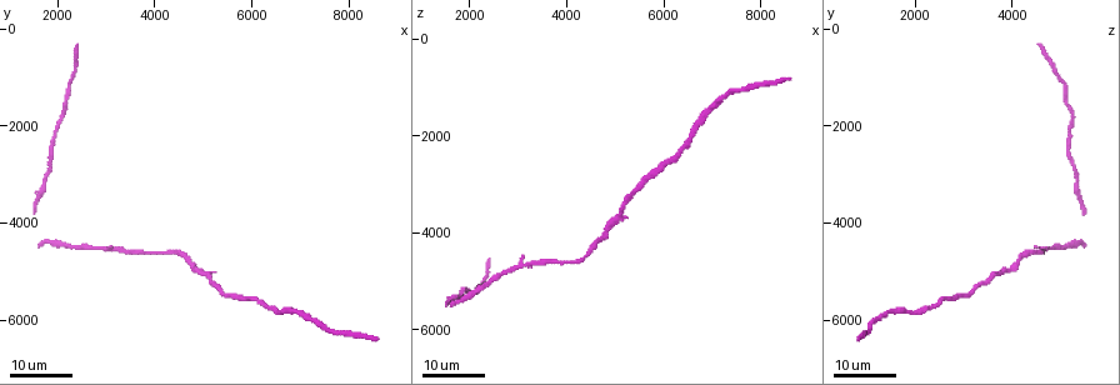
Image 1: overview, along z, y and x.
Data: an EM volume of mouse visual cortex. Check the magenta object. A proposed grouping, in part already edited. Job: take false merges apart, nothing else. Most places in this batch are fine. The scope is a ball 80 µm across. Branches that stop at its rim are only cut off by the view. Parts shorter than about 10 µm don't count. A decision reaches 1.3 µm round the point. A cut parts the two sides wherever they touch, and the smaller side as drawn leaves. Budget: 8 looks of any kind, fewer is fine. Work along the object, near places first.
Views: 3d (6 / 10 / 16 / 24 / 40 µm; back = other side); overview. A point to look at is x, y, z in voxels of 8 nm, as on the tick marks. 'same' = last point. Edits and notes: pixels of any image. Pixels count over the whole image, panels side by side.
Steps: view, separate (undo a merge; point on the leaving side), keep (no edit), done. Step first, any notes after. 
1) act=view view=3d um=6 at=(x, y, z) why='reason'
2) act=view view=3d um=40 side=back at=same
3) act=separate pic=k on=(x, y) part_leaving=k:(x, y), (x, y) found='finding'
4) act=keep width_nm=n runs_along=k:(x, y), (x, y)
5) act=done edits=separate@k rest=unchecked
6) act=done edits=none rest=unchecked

act=view view=3d um=24 at=(7200, 5950, 1150) why='a narrow waist'

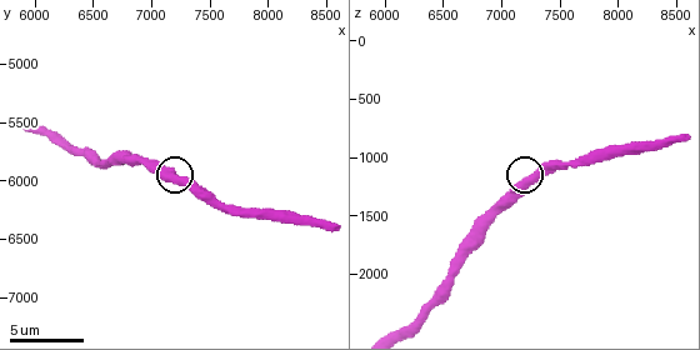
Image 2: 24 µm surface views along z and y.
act=view view=3d um=6 at=(7260, 5980, 1200) why='closer look'

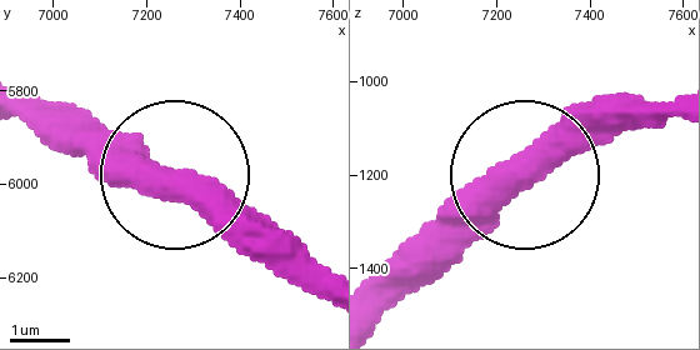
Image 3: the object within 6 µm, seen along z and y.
act=keep runs_along=3:(33, 115), (93, 120), (266, 259) found='continuous, no second neuron'

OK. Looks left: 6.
act=view view=3d um=16 at=(5150, 5100, 3550) why='narrows sharply'

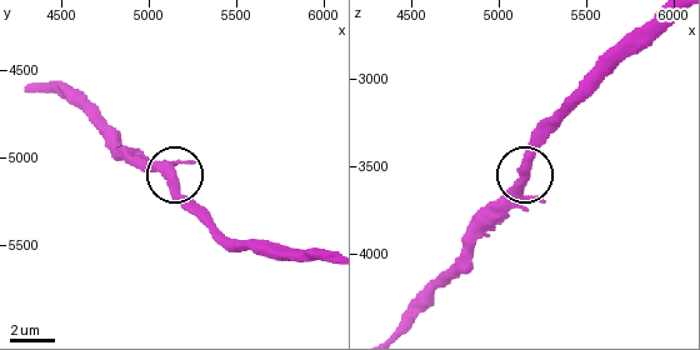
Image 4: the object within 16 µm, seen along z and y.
act=view view=3d um=6 at=(5120, 5120, 3560)

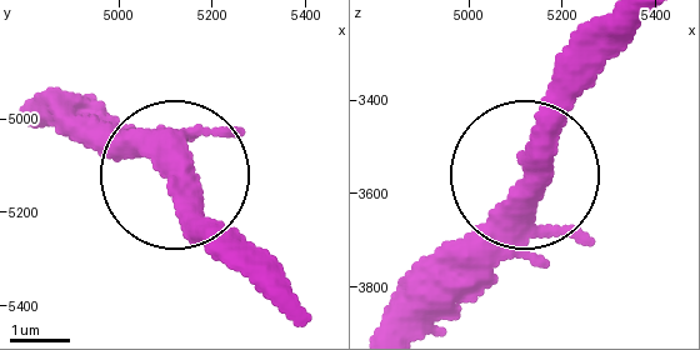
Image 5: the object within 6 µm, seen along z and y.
act=keep runs_along=5:(395, 328), (515, 193), (570, 79) found='one neuron here'

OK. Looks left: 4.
act=view view=3d um=16 at=(6100, 5550, 2500) why='thick turns thin'

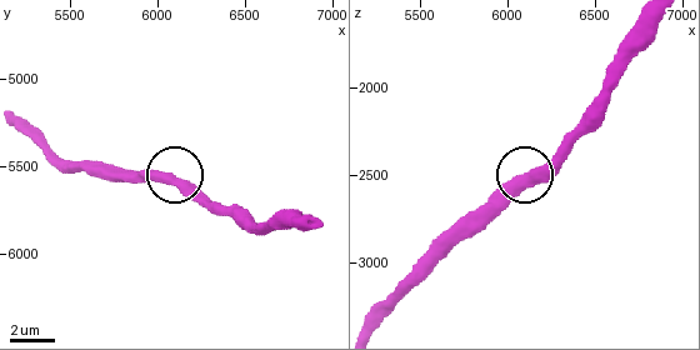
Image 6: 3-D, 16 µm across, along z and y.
act=view view=3d um=6 at=(6140, 5600, 2520) why='zoom in'

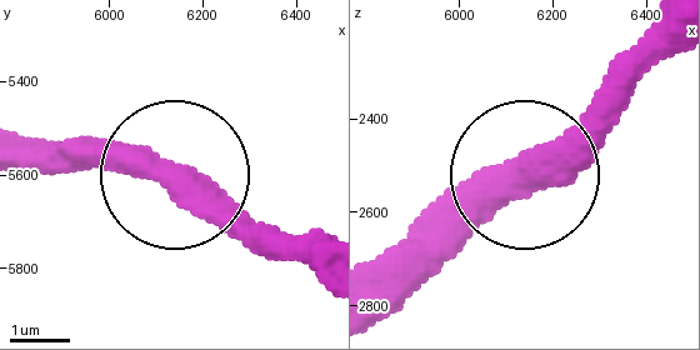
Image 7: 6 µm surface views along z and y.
act=keep runs_along=7:(383, 305), (616, 71) found='one neuron here'

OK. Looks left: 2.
act=done edits=none rest=unchecked

